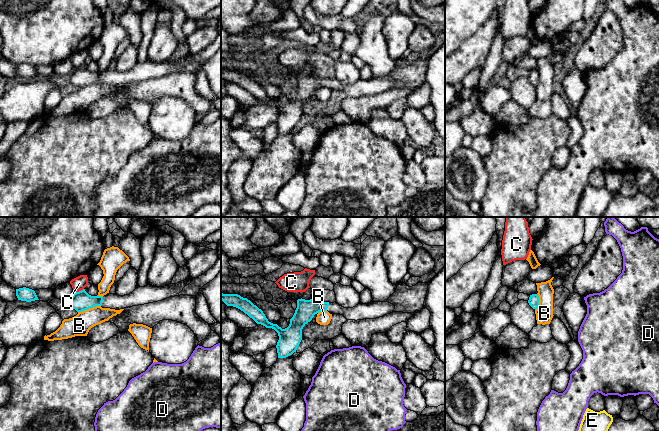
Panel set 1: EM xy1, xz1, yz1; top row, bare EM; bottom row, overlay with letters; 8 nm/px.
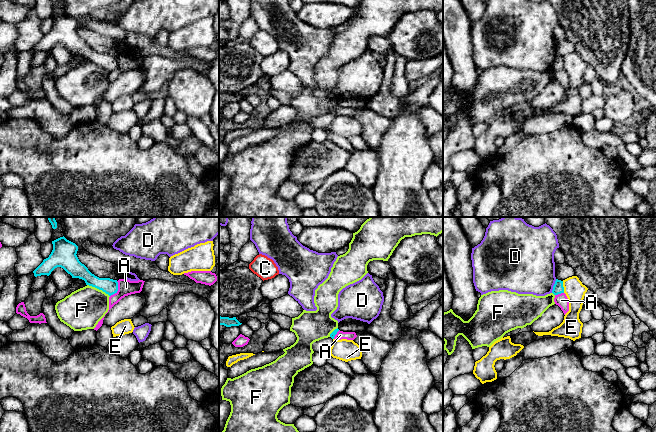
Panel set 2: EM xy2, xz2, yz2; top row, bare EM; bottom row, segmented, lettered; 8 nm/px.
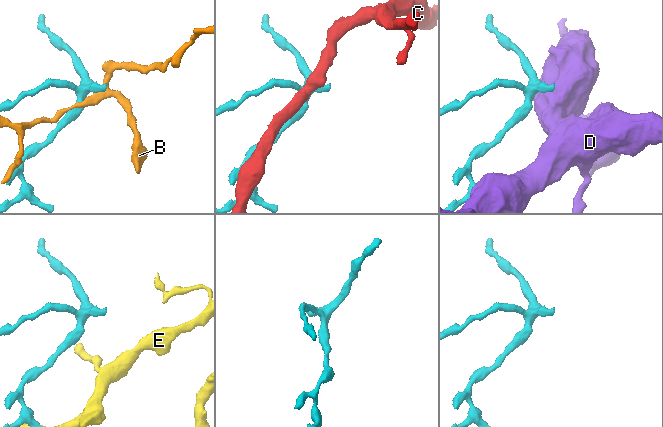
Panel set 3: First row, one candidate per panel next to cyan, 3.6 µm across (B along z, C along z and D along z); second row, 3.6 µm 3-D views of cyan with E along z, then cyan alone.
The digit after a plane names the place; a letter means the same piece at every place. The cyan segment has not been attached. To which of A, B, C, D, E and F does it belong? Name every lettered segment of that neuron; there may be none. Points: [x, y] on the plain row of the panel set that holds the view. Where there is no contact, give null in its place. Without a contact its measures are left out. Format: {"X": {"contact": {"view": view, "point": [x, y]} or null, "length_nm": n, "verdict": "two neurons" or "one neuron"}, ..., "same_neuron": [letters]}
{"A": {"contact": {"view": "xy2", "point": [117, 65]}, "length_nm": 140, "verdict": "two neurons"}, "B": {"contact": {"view": "xy1", "point": [89, 84]}, "length_nm": 190, "verdict": "two neurons"}, "C": {"contact": {"view": "xy1", "point": [79, 67]}, "length_nm": 90, "verdict": "two neurons"}, "D": {"contact": {"view": "yz2", "point": [553, 62]}, "length_nm": 120, "verdict": "two neurons"}, "E": {"contact": {"view": "yz2", "point": [563, 63]}, "length_nm": 100, "verdict": "two neurons"}, "F": {"contact": {"view": "xy2", "point": [98, 64]}, "length_nm": 200, "verdict": "two neurons"}, "same_neuron": []}

